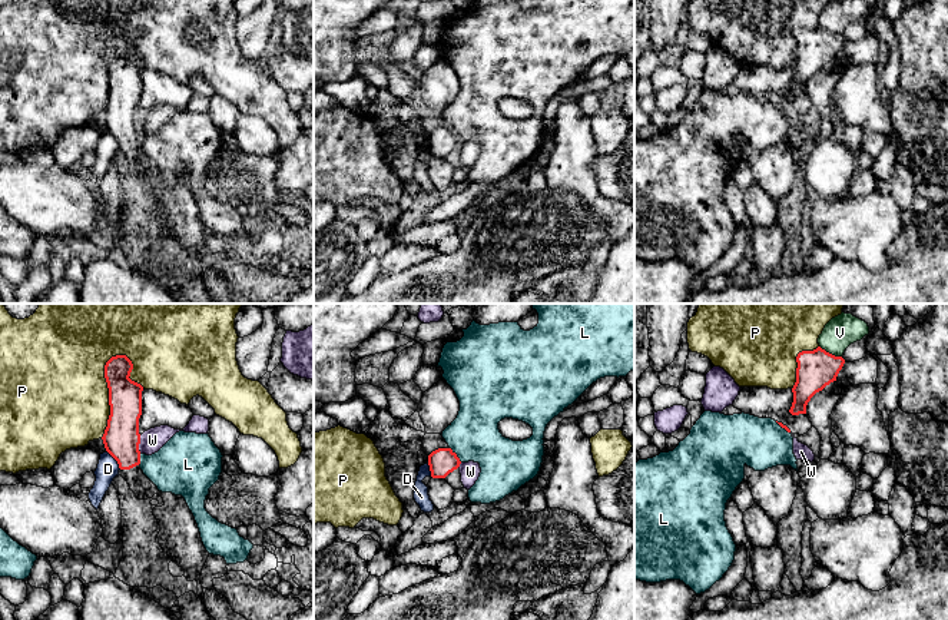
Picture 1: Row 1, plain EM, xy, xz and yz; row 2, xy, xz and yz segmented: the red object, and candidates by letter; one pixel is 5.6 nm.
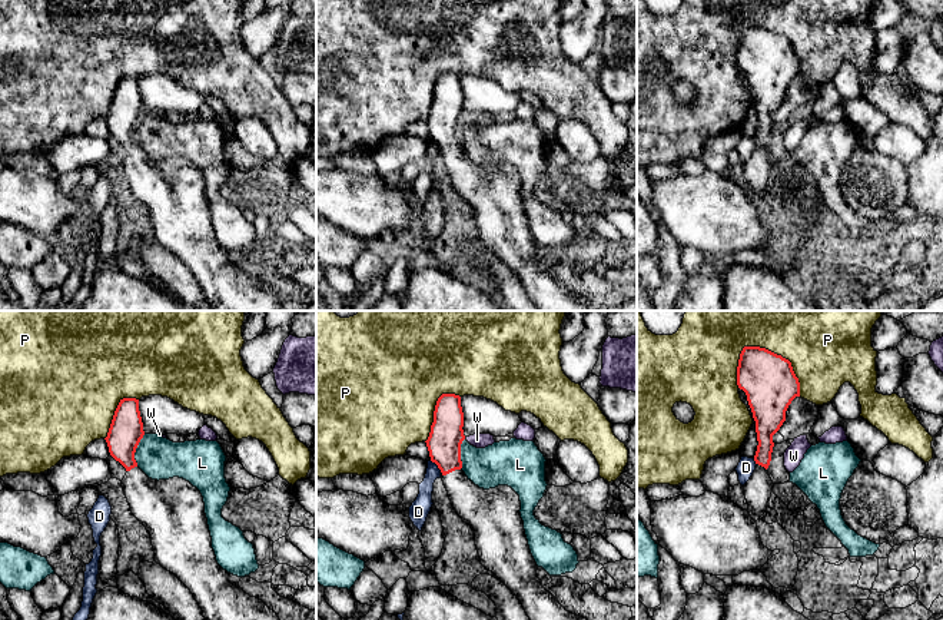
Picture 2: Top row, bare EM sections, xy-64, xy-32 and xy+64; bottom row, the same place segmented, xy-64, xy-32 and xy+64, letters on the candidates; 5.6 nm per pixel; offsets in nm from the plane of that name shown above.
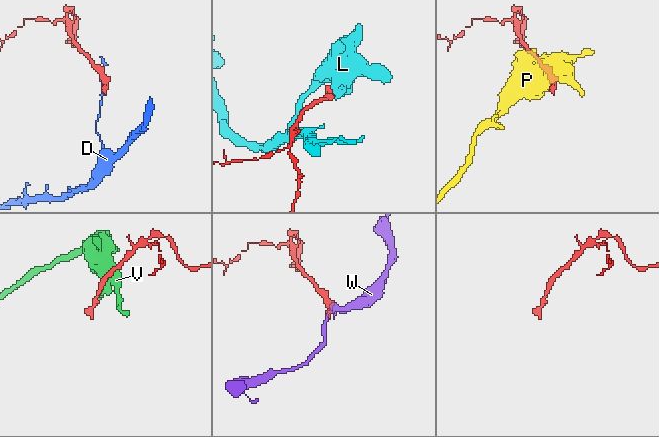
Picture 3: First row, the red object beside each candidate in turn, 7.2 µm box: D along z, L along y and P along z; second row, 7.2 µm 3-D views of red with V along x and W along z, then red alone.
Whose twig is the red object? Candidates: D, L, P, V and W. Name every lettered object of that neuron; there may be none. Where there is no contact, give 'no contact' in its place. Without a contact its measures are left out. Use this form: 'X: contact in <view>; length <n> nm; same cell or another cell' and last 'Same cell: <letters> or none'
D: contact in xy; length 140 nm; another cell
L: contact in xz; length 110 nm; another cell
P: contact in xy; length 500 nm; another cell
V: contact in yz; length 140 nm; another cell
W: contact in xy; length 100 nm; another cell
Same cell: none

